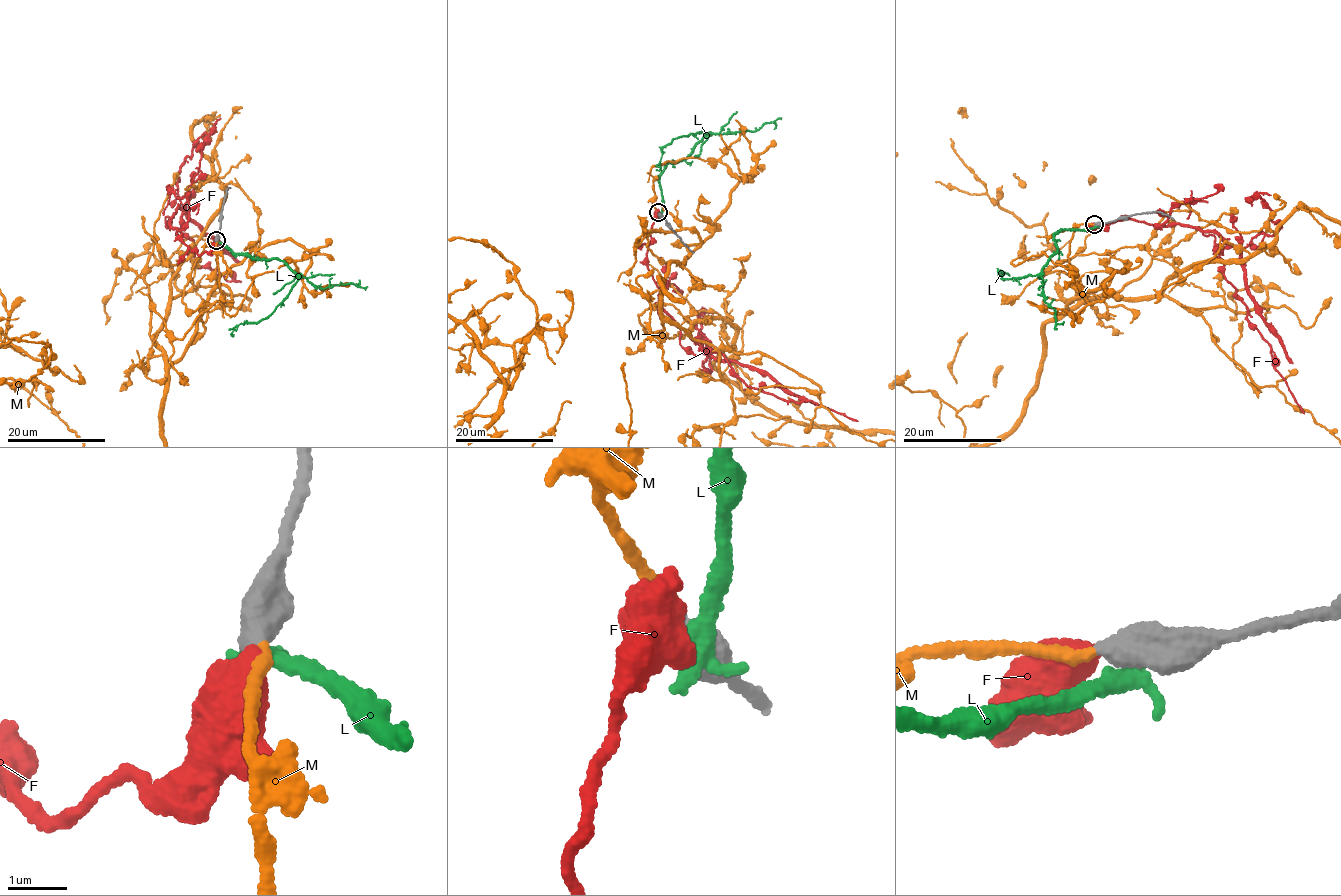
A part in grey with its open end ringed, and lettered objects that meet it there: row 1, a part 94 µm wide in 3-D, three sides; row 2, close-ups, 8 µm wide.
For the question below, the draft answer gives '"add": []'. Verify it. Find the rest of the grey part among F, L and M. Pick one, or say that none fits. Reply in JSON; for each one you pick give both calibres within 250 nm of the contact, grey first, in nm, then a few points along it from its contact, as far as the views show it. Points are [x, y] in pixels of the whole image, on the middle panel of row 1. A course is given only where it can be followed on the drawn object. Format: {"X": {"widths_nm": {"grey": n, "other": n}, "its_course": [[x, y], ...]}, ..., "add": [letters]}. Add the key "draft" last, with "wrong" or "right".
{"M": {"widths_nm": {"grey": 550, "other": 200}}, "add": ["M"], "draft": "wrong"}

